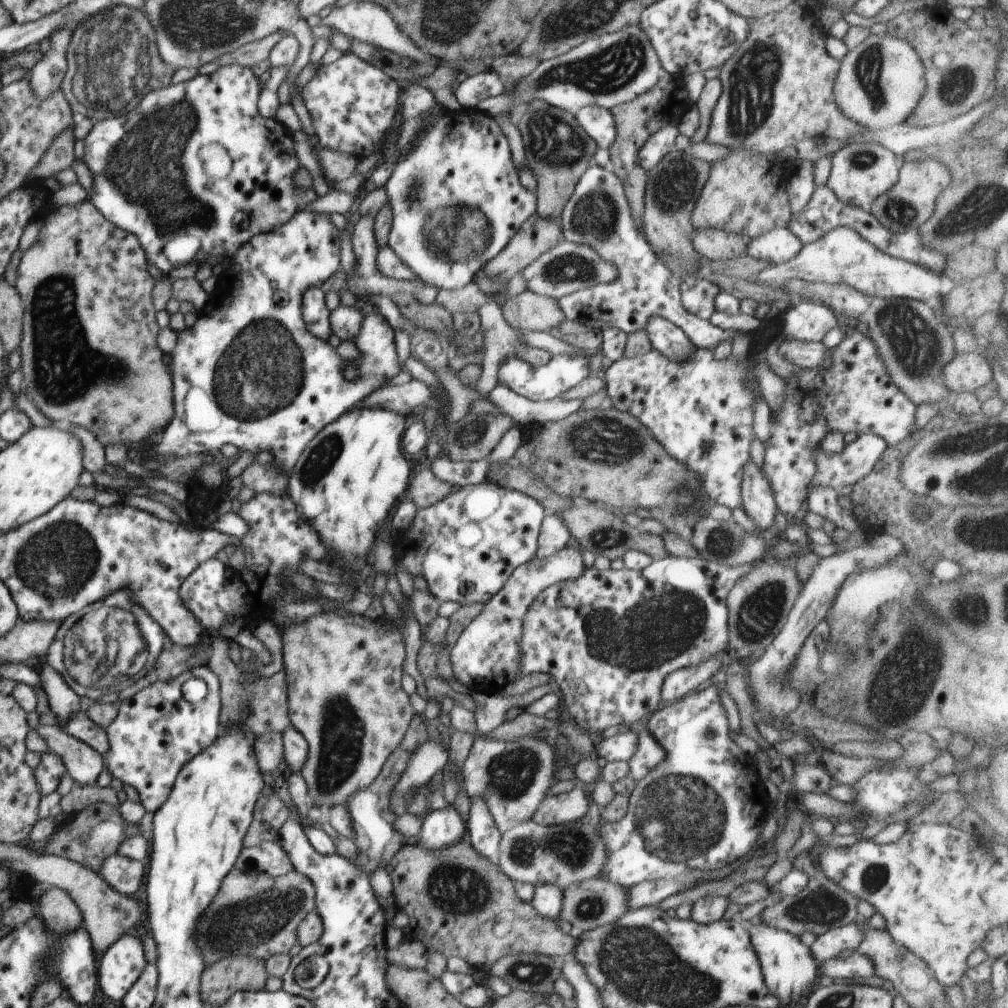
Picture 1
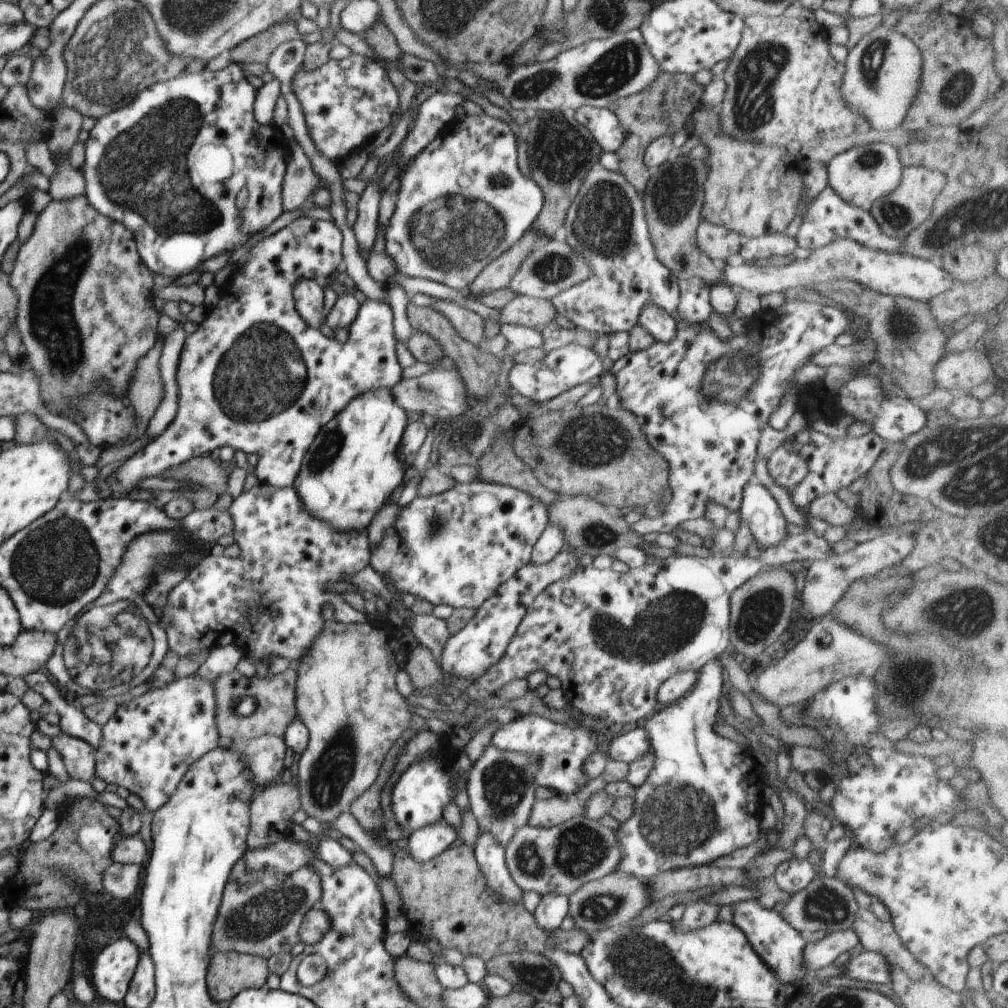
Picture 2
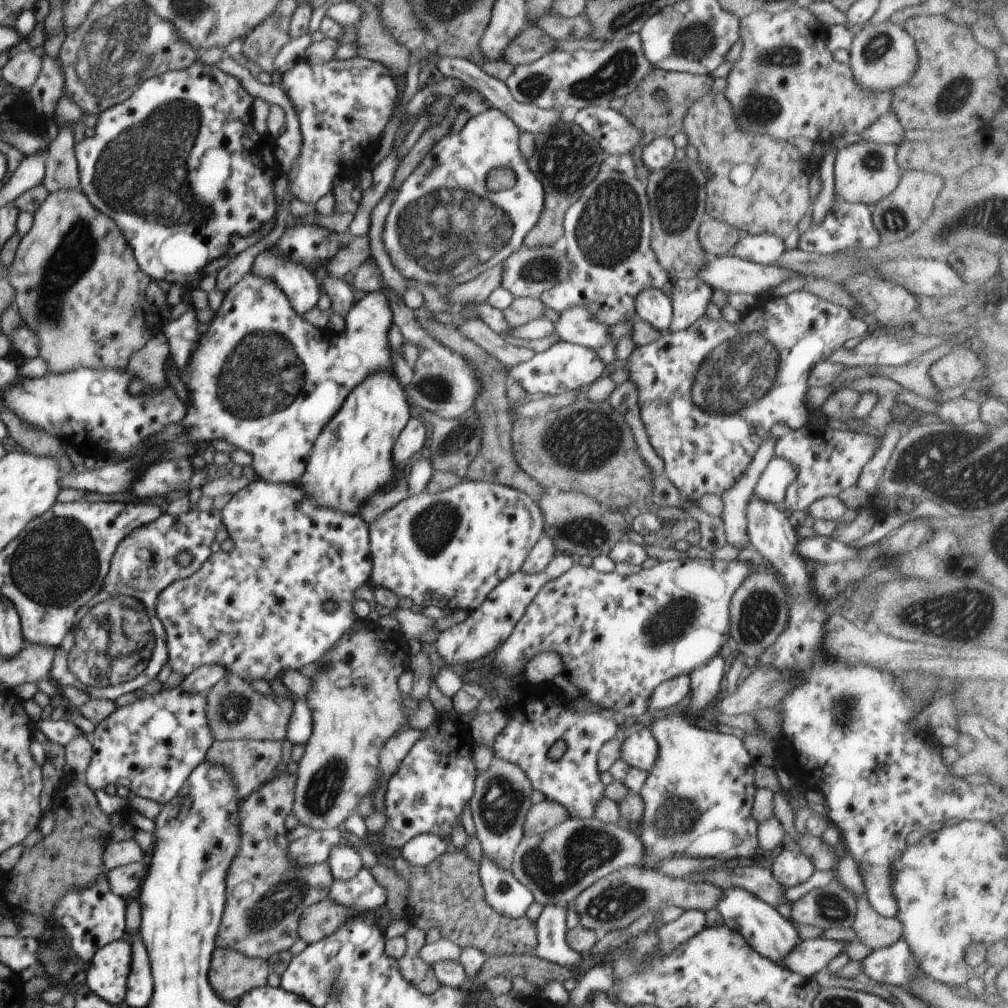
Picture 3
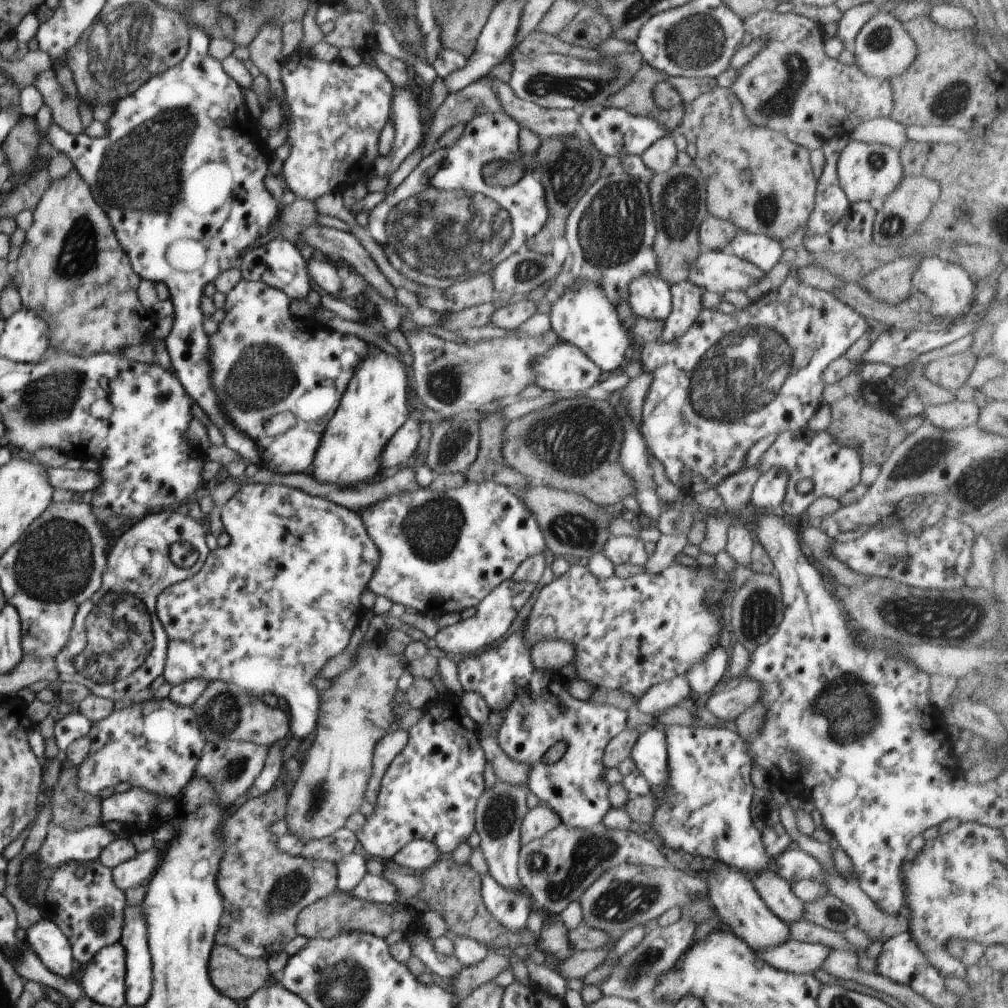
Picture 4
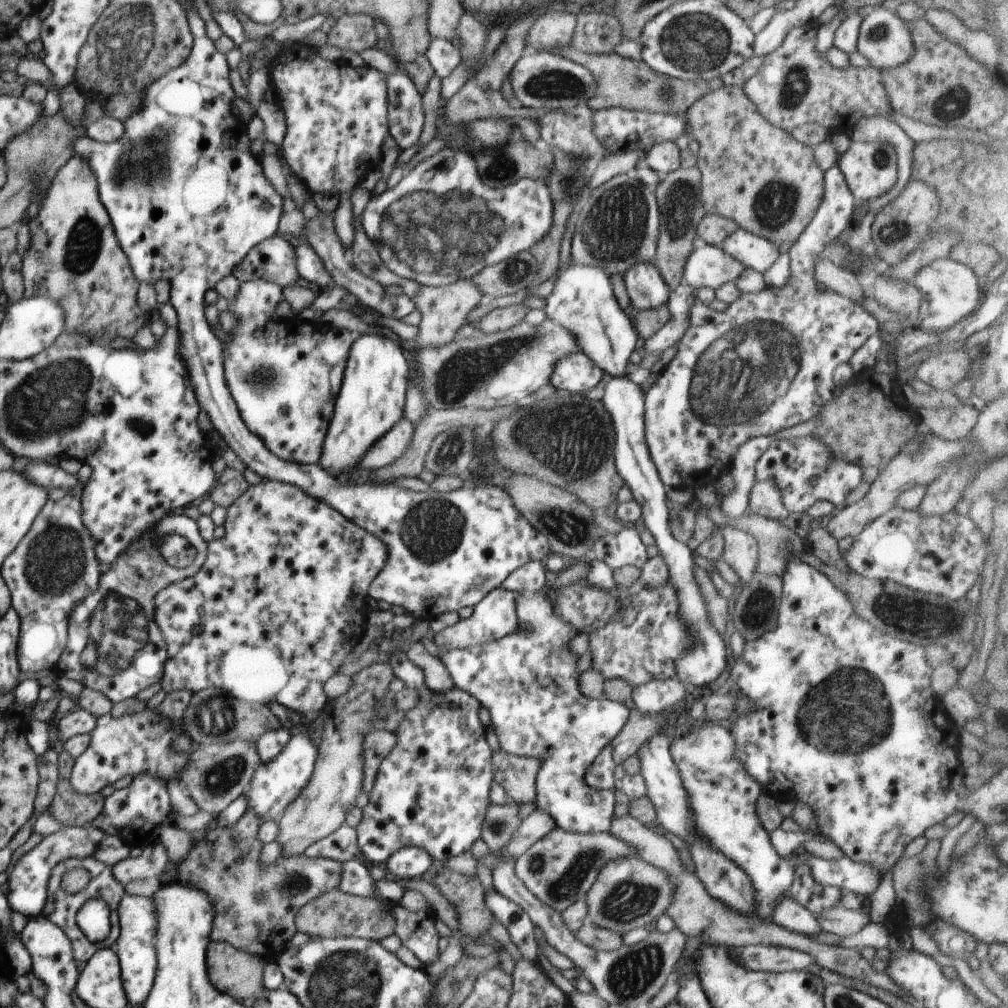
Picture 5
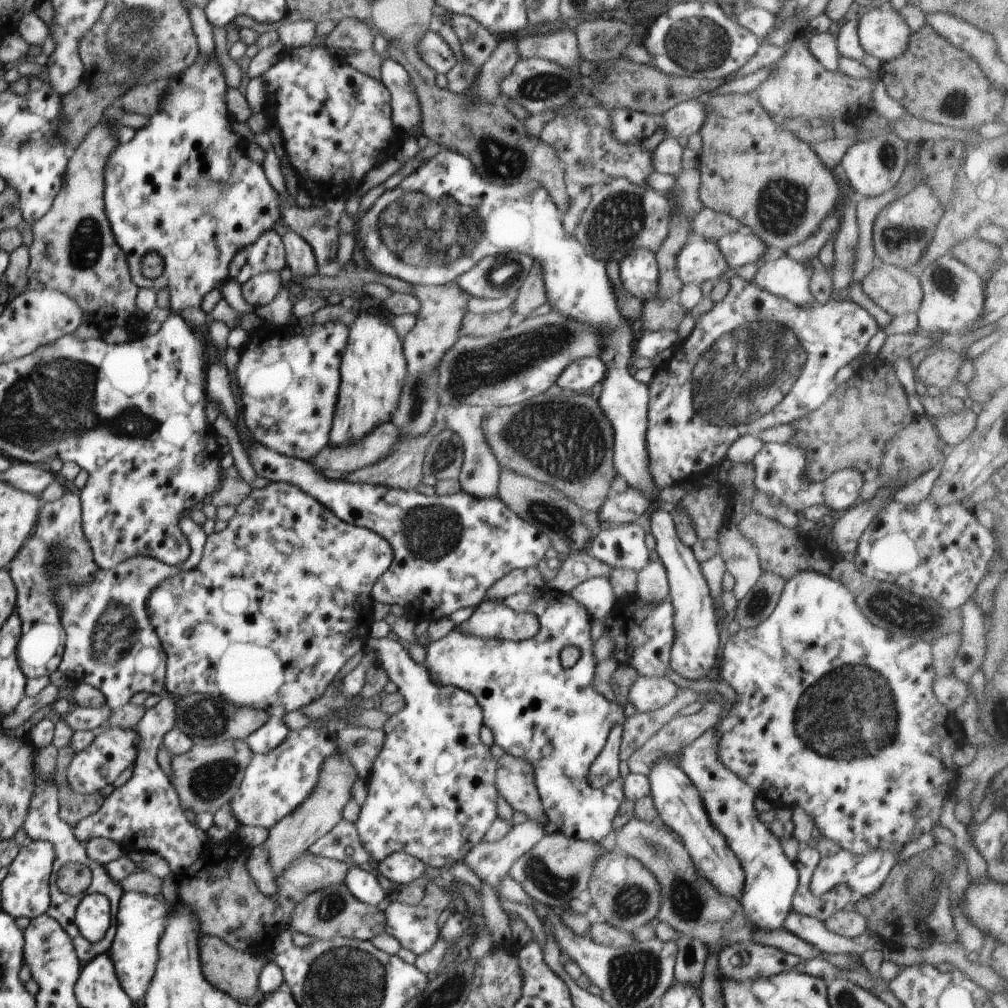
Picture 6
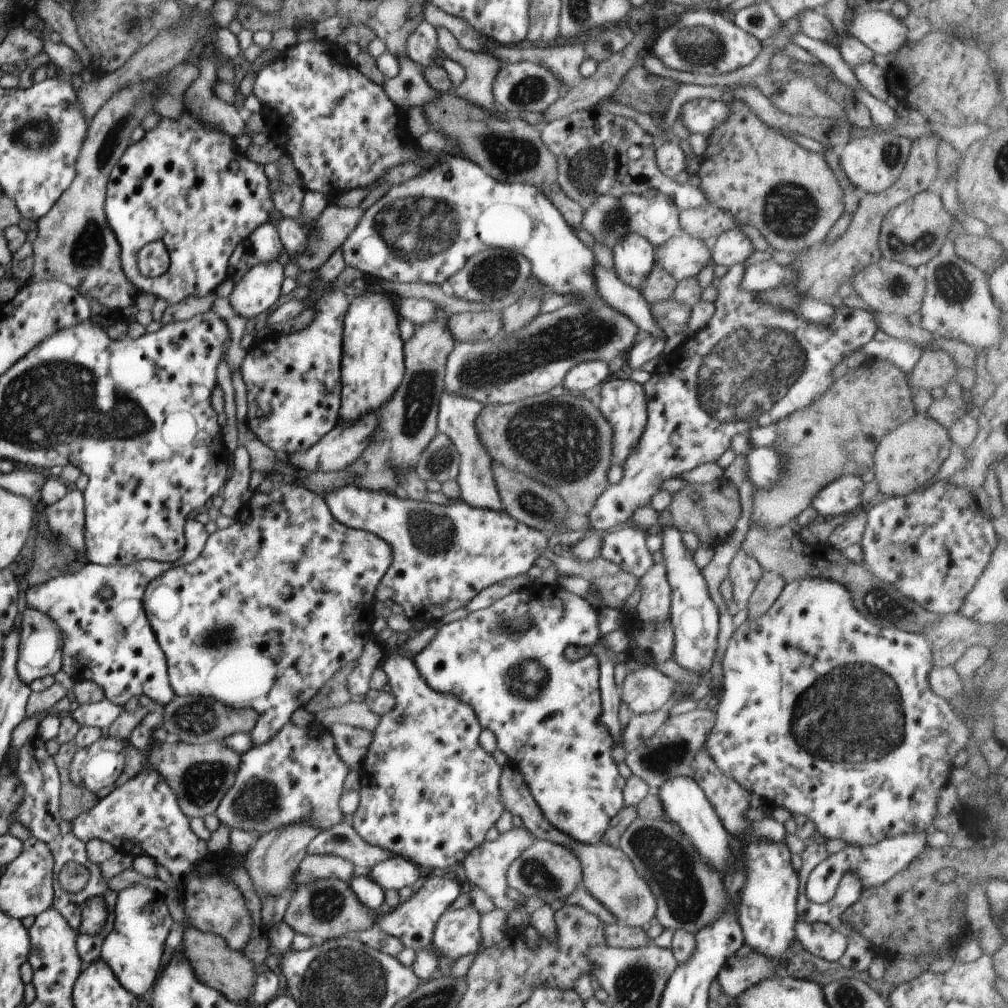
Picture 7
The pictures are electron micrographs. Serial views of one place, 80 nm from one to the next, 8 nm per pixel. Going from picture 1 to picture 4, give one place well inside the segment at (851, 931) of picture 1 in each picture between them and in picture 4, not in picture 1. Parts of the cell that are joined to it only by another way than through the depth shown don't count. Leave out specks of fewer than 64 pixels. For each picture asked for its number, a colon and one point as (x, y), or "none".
2: (818, 954)
3: (809, 957)
4: (794, 956)

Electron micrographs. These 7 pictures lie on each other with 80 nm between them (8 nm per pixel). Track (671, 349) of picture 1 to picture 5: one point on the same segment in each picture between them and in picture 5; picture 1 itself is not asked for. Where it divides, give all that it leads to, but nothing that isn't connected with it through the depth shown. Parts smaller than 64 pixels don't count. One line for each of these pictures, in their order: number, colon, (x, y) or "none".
2: (656, 320)
3: (652, 306)
4: (650, 297)
5: (647, 290)

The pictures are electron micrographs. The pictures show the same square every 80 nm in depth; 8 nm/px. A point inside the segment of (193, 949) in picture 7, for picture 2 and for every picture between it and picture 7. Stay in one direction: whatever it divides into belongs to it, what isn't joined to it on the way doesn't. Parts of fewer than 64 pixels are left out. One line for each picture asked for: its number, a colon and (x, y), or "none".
2: (228, 974)
3: (231, 974)
4: (237, 977)
5: (231, 970)
6: (236, 972)

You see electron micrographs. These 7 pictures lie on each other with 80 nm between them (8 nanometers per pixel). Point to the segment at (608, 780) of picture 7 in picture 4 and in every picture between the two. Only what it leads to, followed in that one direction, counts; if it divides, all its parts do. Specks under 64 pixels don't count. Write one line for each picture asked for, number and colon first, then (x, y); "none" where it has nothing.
4: (537, 710)
5: (527, 680)
6: (537, 710)

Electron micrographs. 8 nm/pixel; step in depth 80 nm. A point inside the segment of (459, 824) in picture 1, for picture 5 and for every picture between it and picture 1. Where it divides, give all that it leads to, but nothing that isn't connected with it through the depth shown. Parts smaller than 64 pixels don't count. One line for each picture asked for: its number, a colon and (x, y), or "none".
2: (428, 842)
3: (424, 849)
4: (419, 854)
5: (406, 862)

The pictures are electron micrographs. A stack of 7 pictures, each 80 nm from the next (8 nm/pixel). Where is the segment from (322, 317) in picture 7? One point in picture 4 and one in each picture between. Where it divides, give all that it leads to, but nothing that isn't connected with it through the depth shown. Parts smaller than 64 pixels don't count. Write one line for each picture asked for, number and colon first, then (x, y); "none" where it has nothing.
4: (265, 361)
5: (285, 378)
6: (289, 378)

